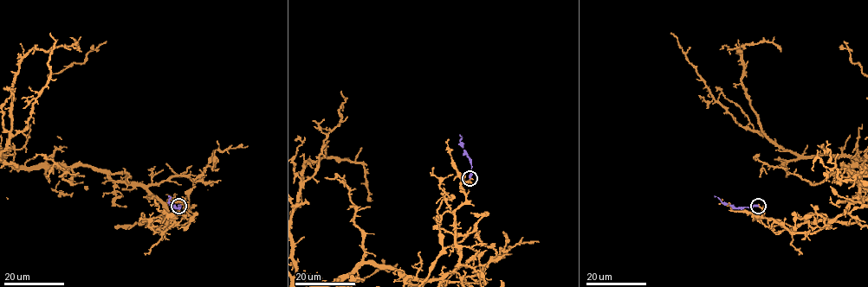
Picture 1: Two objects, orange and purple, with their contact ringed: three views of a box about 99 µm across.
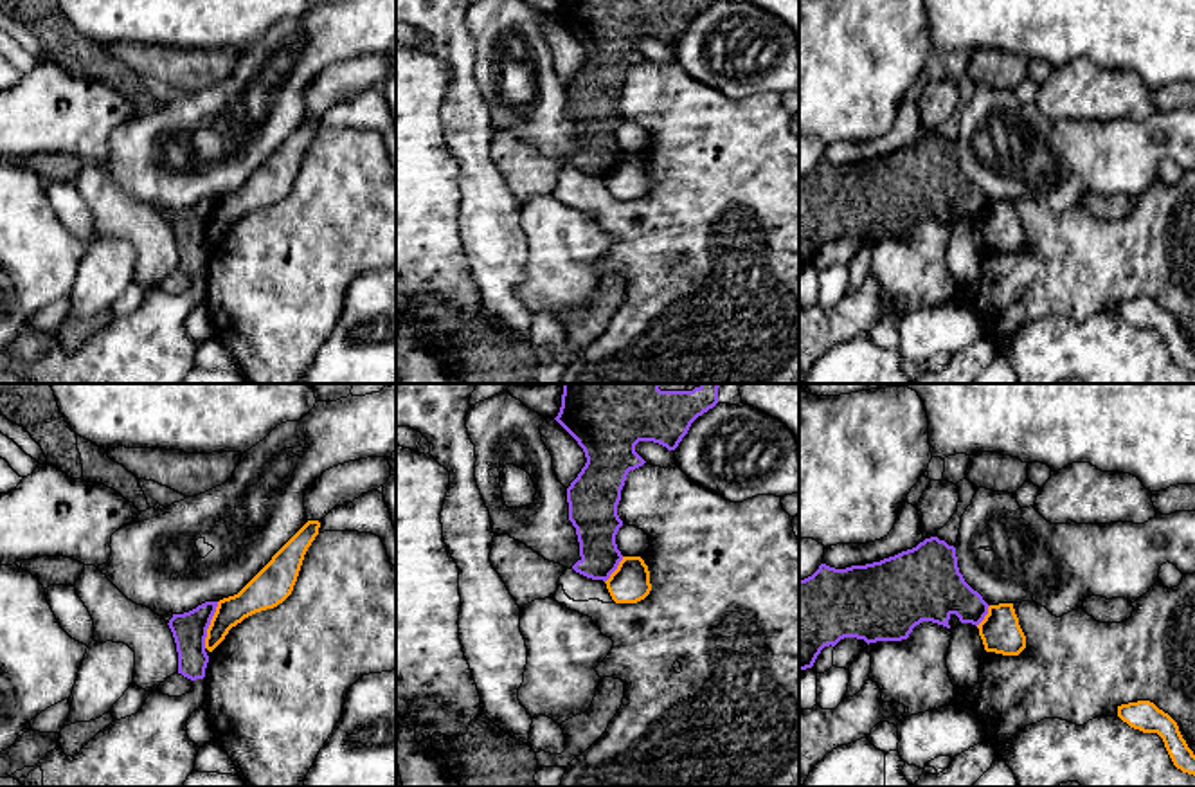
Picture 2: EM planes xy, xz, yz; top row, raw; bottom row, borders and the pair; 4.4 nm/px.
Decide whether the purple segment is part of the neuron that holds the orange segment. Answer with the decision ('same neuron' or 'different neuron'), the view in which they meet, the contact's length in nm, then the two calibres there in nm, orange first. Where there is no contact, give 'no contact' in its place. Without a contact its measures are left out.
different neuron; contact in xy; length 220 nm; calibres 140 and 160 nm

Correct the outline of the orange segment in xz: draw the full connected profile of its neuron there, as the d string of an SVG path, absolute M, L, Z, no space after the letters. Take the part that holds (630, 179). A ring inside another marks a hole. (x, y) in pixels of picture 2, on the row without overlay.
M623 153L605 180L615 200L637 200L651 187L650 167L641 153Z

